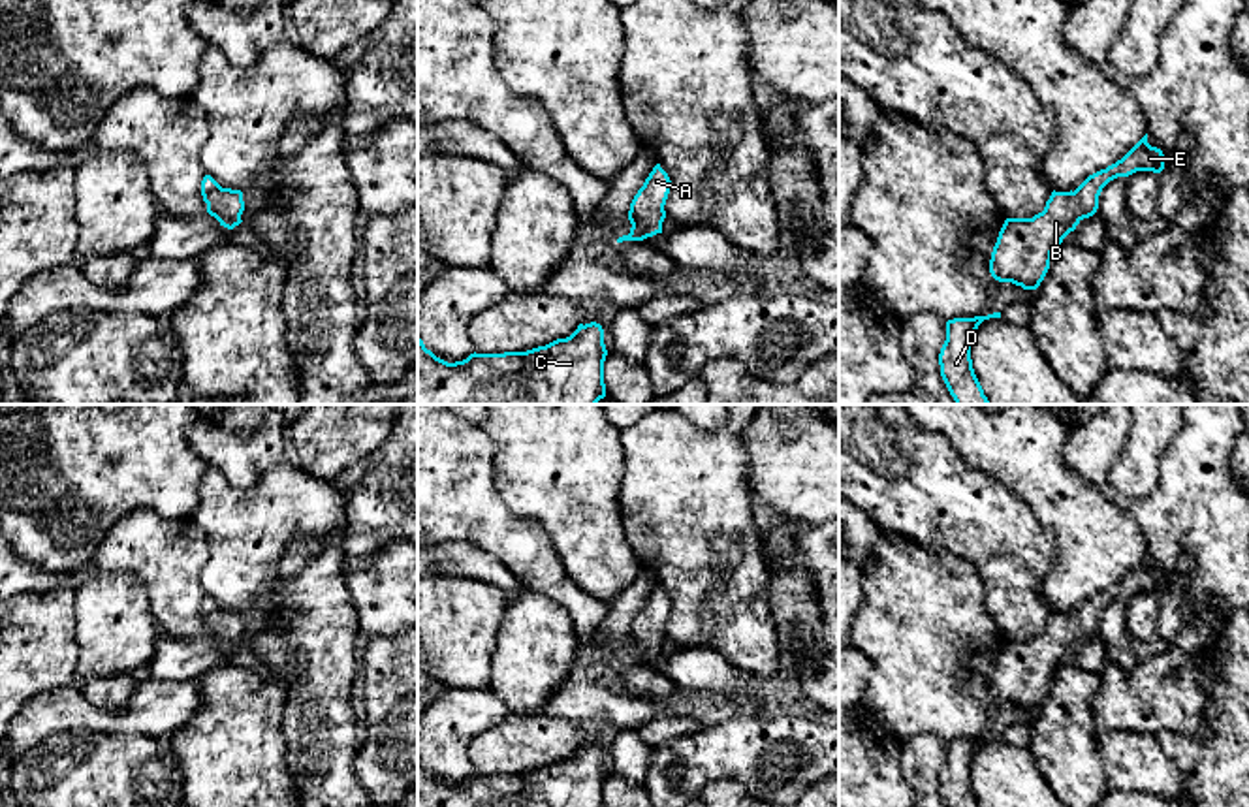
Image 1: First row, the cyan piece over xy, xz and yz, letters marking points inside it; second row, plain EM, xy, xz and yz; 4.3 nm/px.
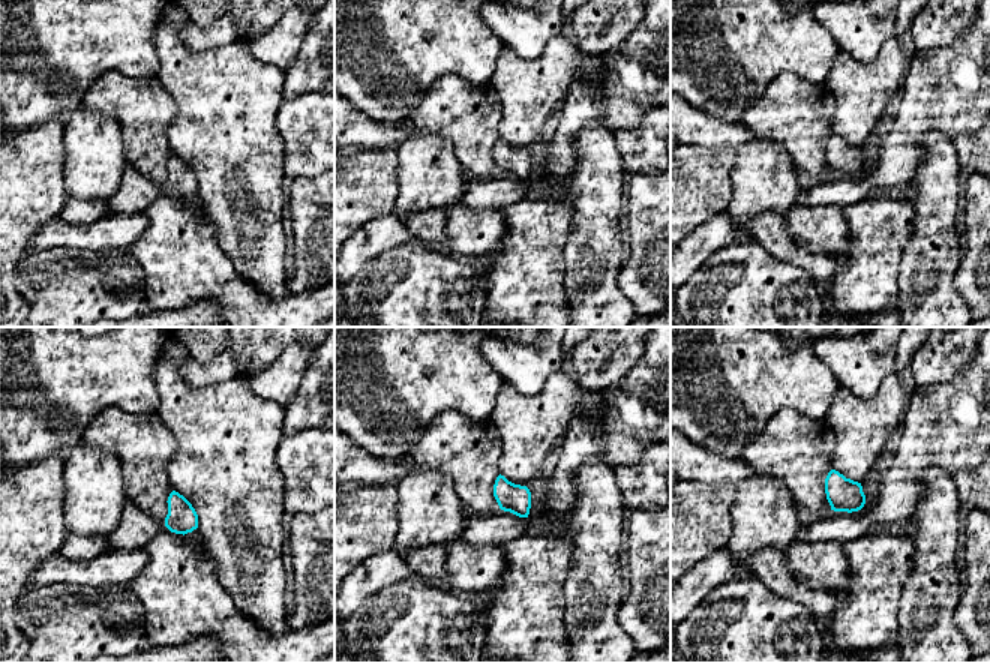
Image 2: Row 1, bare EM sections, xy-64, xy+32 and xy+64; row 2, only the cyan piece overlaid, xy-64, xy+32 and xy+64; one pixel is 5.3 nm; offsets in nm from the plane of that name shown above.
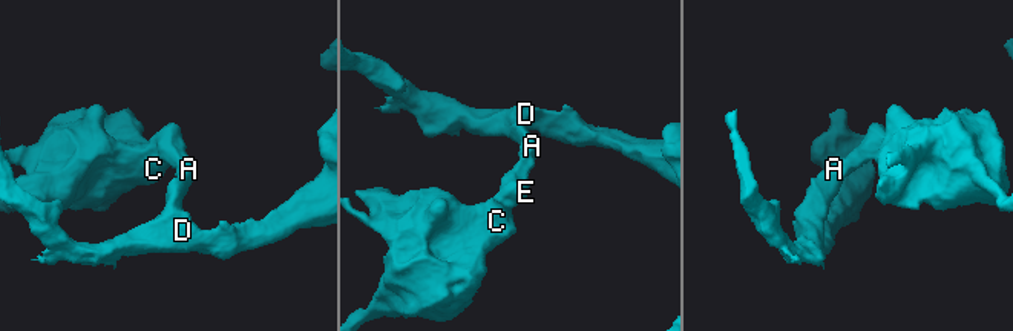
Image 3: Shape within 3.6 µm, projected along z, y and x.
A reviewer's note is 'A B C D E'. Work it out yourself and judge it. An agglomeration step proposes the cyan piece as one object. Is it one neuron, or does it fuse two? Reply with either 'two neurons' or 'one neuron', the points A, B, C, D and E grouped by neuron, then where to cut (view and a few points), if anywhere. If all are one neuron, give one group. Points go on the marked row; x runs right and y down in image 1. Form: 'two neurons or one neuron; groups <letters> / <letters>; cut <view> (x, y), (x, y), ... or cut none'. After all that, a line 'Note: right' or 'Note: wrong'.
one neuron; groups A B C D E; cut none
Note: right

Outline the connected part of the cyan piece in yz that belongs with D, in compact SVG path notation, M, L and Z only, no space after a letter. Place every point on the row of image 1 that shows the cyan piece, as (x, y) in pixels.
M1001 312L946 322L946 340L939 354L939 365L941 376L956 404L989 404L971 359L974 333L989 318L1001 318Z

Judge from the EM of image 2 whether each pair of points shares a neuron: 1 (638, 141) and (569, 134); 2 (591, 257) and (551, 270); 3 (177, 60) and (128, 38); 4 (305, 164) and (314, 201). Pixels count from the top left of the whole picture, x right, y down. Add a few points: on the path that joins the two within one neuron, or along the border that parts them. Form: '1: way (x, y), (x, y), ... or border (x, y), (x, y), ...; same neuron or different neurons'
1: border (644, 114), (638, 125), (618, 129), (614, 134); different neurons
2: border (570, 231), (564, 248), (564, 293), (567, 300); different neurons
3: border (161, 17), (155, 32), (155, 75); different neurons
4: border (318, 174), (293, 180); different neurons

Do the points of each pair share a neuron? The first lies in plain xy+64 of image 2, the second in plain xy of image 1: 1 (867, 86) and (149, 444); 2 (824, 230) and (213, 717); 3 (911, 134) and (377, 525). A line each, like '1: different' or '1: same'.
1: different
2: different
3: same

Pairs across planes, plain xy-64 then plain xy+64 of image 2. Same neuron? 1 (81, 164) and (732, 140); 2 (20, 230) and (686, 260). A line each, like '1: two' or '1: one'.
1: two
2: two

